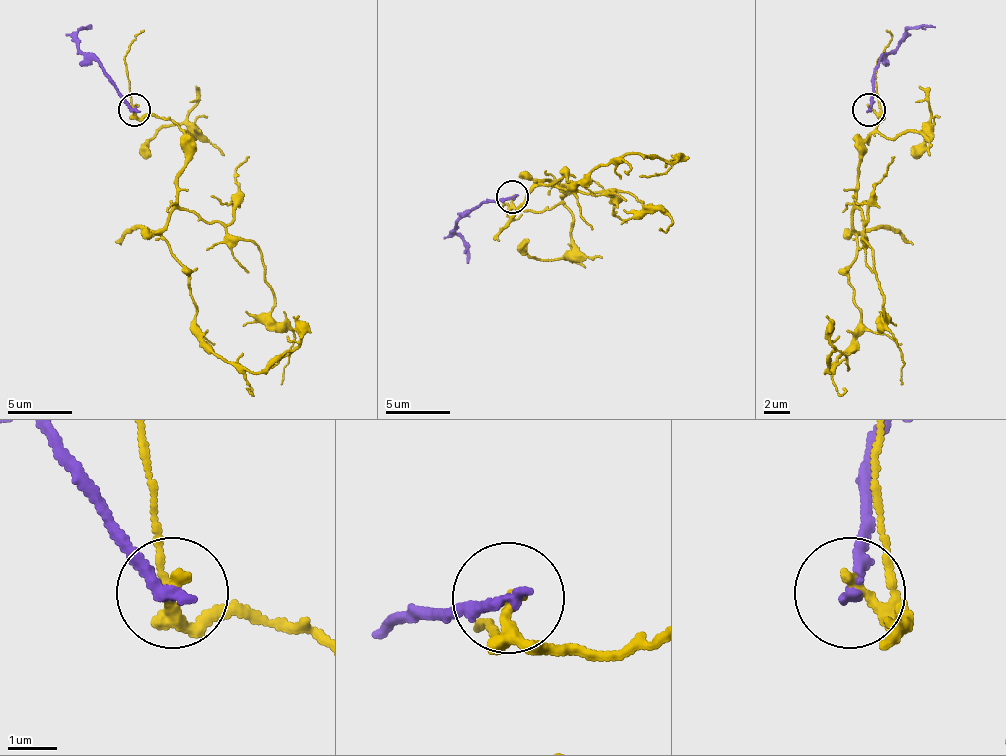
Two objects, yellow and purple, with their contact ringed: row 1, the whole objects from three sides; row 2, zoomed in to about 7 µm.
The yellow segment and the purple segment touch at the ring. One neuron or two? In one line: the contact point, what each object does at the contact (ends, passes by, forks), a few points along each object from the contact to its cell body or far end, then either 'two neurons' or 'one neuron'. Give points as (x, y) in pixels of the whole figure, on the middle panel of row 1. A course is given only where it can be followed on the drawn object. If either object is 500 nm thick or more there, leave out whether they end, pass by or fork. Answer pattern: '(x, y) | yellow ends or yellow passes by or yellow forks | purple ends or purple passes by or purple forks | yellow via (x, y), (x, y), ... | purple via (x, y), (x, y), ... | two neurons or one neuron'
(512, 197) | yellow forks | purple ends | yellow via (513, 197), (519, 210), (549, 210), (562, 188), (542, 181), (575, 188), (630, 155), (669, 165), (640, 175) | purple via (513, 197), (484, 201), (458, 220), (454, 233), (461, 240), (467, 262) | two neurons

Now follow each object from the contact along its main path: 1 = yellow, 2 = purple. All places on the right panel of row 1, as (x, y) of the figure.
1: (869, 109), (882, 119), (869, 135), (853, 232), (860, 333), (827, 372), (827, 359), (847, 359), (847, 372)
2: (869, 109), (873, 70), (912, 28), (934, 28)

